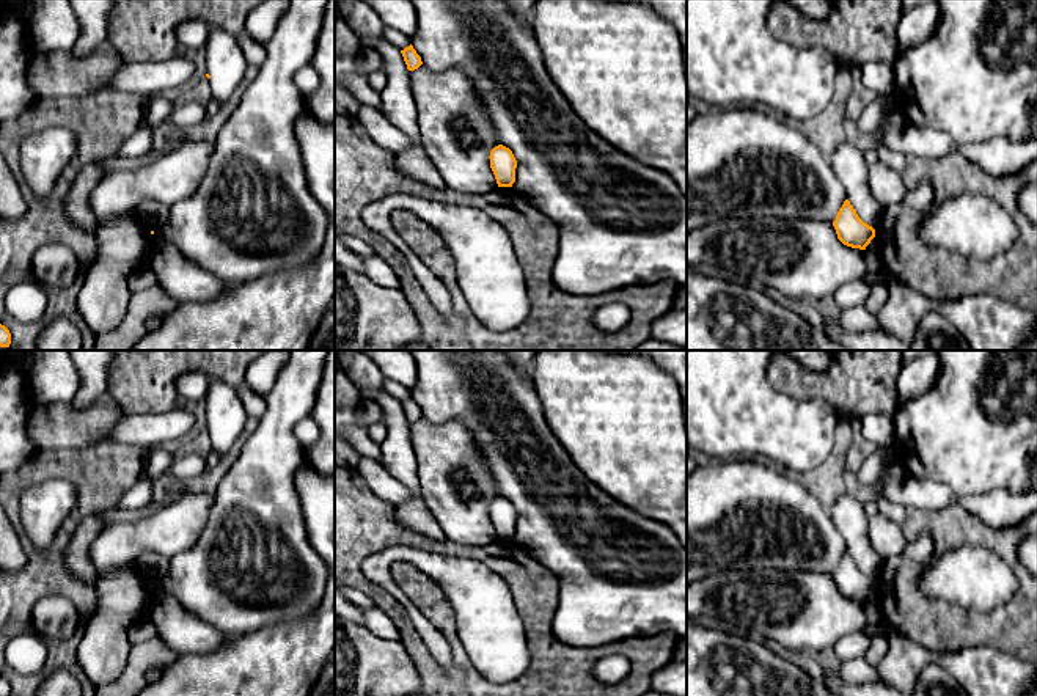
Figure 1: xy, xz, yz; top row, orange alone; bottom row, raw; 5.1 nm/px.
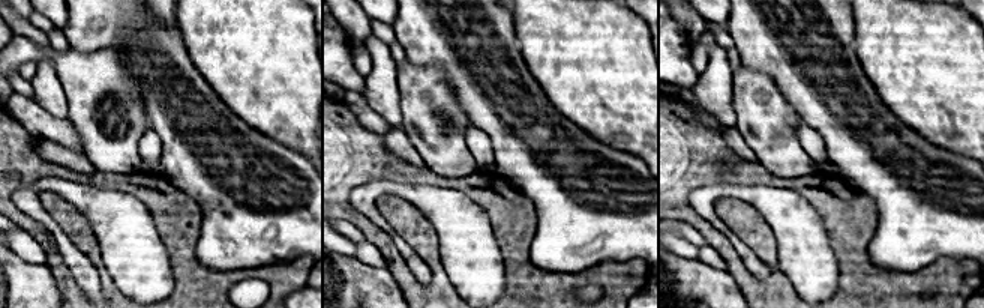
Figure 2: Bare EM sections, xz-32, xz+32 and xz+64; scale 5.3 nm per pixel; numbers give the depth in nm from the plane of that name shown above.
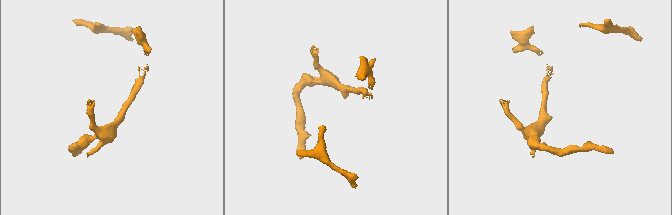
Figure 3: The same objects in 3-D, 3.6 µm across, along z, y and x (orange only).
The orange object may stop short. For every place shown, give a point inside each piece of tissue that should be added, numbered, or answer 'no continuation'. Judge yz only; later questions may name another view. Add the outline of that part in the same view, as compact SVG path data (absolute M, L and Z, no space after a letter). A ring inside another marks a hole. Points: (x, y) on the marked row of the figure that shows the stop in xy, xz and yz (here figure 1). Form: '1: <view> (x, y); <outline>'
no continuation

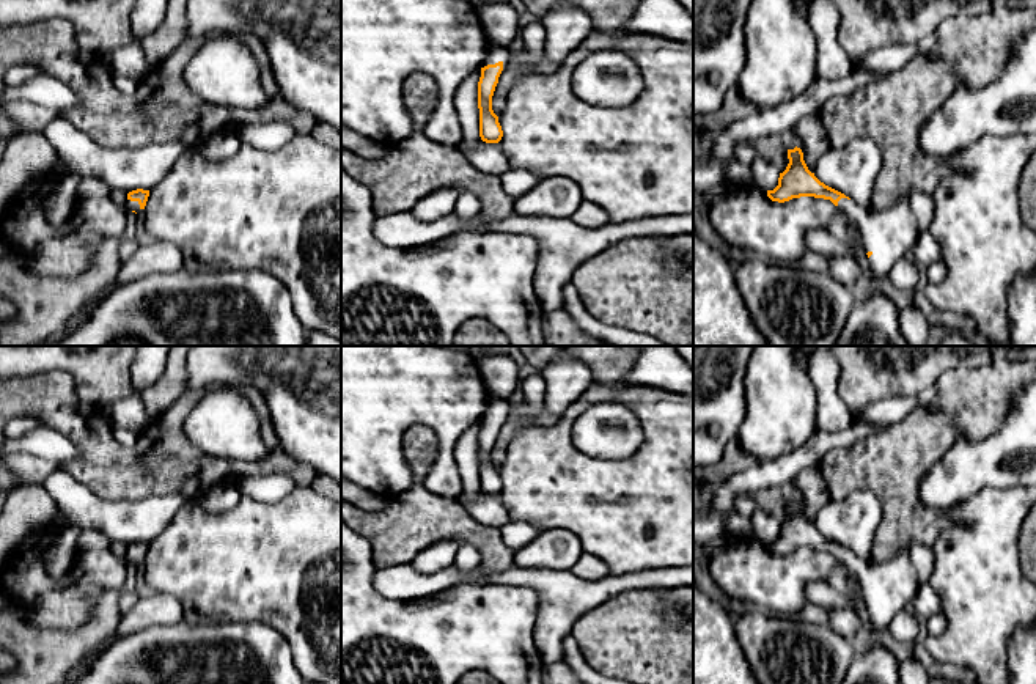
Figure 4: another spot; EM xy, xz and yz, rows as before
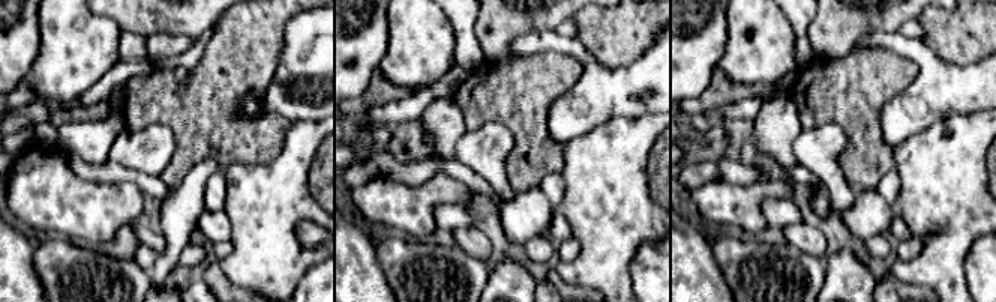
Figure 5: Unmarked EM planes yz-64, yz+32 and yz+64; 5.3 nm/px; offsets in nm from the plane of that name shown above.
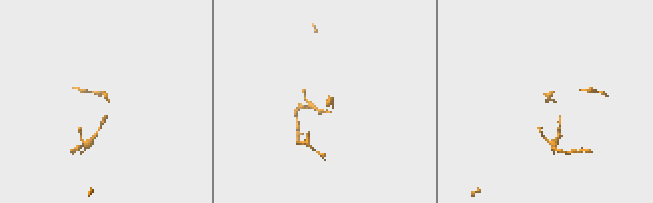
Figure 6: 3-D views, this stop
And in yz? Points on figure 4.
1: yz (890, 233); M907 197L882 211L866 211L852 200L841 198L838 209L857 223L865 252L873 253L869 263L877 277L902 261L918 239L918 223Z

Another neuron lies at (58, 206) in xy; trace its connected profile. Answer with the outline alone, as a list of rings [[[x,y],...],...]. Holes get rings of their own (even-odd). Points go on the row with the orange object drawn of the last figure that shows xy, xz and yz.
[[[77,173],[63,176],[60,184],[42,201],[44,219],[52,226],[61,226],[72,215],[79,197],[80,179],[82,176]]]

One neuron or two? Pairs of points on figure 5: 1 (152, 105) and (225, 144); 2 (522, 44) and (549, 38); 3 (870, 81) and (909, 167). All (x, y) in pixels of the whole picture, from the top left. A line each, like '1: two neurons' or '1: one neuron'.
1: one neuron
2: one neuron
3: two neurons

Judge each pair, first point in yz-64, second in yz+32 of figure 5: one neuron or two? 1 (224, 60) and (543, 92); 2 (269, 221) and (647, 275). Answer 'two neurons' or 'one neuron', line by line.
1: one neuron
2: two neurons

